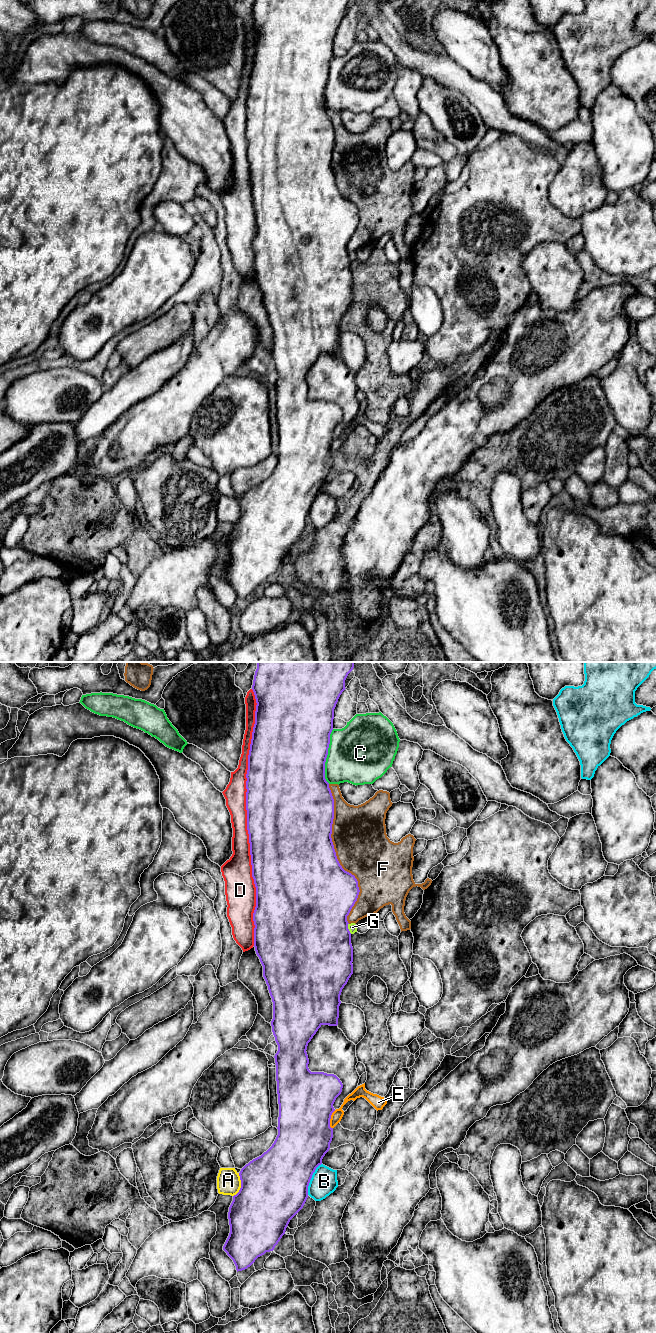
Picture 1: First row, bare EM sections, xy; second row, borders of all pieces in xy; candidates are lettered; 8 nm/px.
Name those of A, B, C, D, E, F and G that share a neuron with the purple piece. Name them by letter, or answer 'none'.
D

